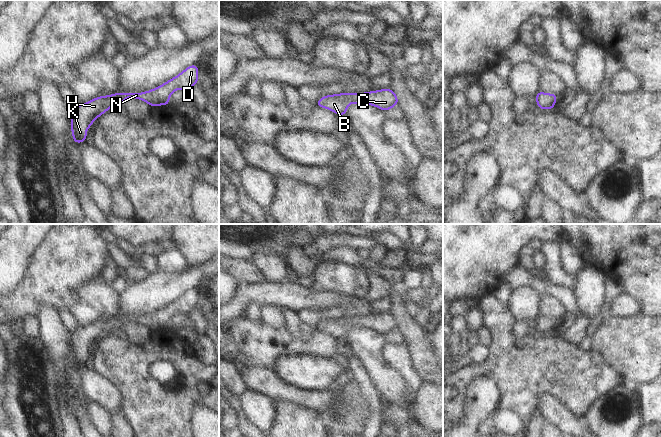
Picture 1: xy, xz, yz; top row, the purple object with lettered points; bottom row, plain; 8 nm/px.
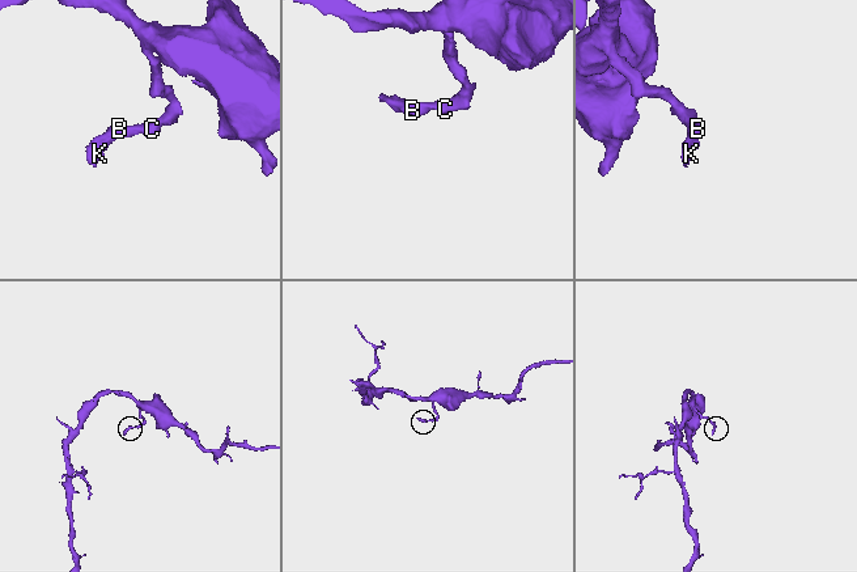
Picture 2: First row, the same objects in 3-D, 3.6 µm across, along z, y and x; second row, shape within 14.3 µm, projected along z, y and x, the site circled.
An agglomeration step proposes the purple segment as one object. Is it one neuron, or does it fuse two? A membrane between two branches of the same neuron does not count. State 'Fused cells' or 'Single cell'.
Single cell.

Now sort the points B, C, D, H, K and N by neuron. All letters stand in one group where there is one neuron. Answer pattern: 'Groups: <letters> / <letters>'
Groups: B C D H K N.

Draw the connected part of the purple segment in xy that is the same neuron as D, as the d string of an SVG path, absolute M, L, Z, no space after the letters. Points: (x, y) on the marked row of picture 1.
M191 65L178 76L161 86L143 93L117 93L102 96L80 104L71 109L71 130L73 141L81 143L86 140L86 130L92 122L115 104L123 106L125 98L142 99L150 106L169 105L169 97L177 89L190 90L198 83L198 66Z

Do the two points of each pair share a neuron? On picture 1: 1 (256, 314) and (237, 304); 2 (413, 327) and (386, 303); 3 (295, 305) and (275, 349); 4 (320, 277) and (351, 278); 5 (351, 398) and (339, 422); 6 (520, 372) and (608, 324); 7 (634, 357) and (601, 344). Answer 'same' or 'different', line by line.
1: different
2: different
3: different
4: same
5: same
6: different
7: same

